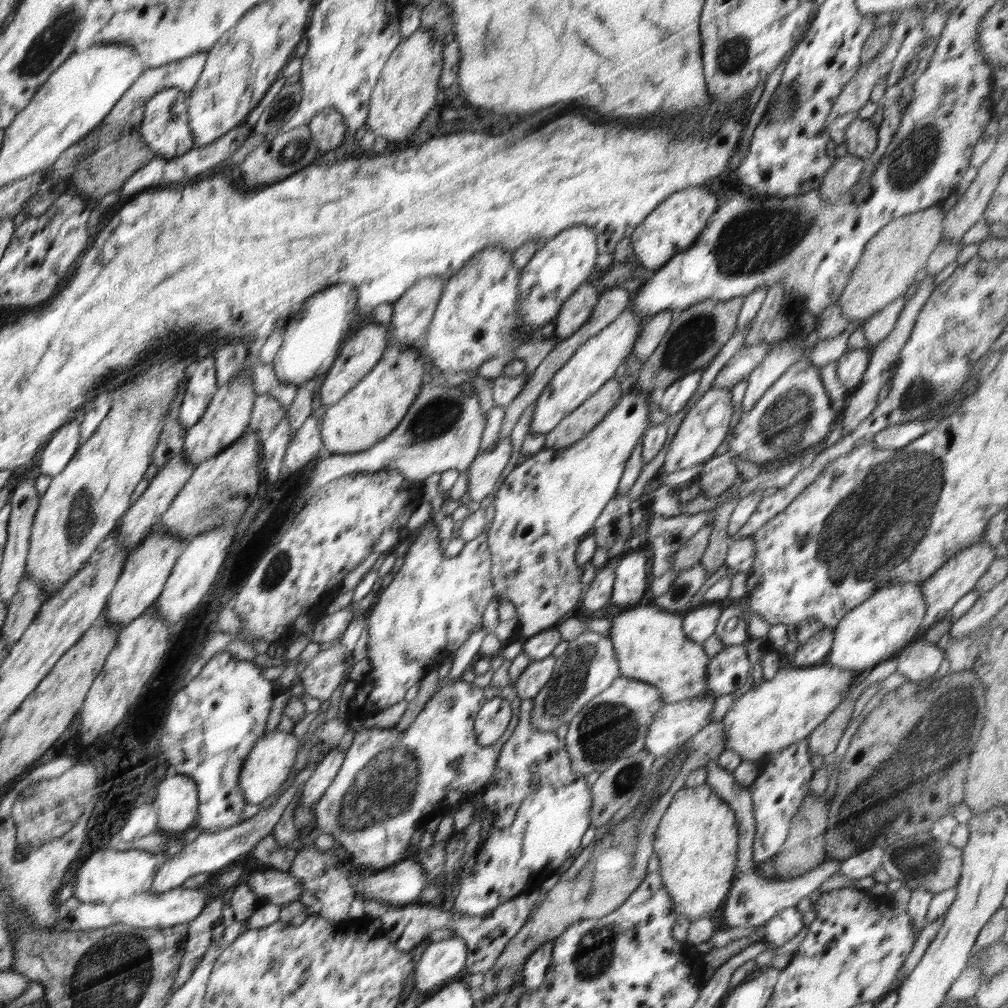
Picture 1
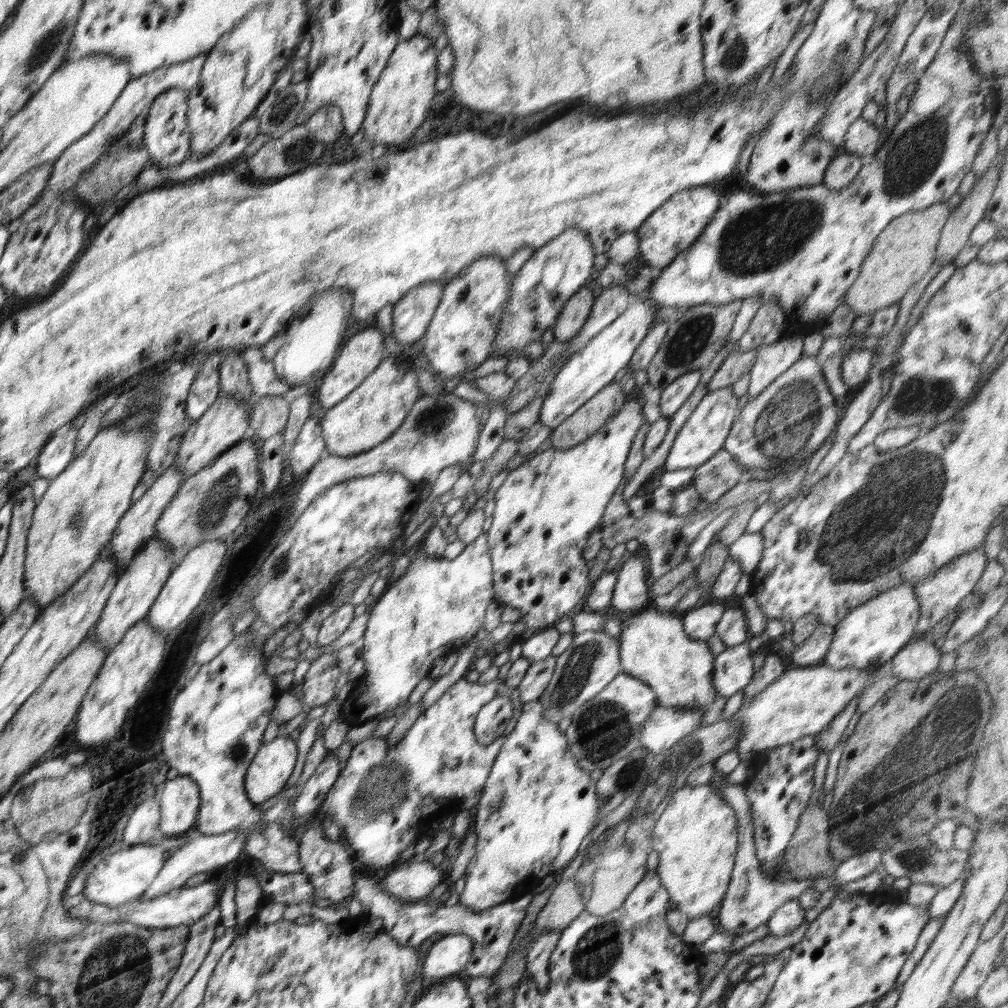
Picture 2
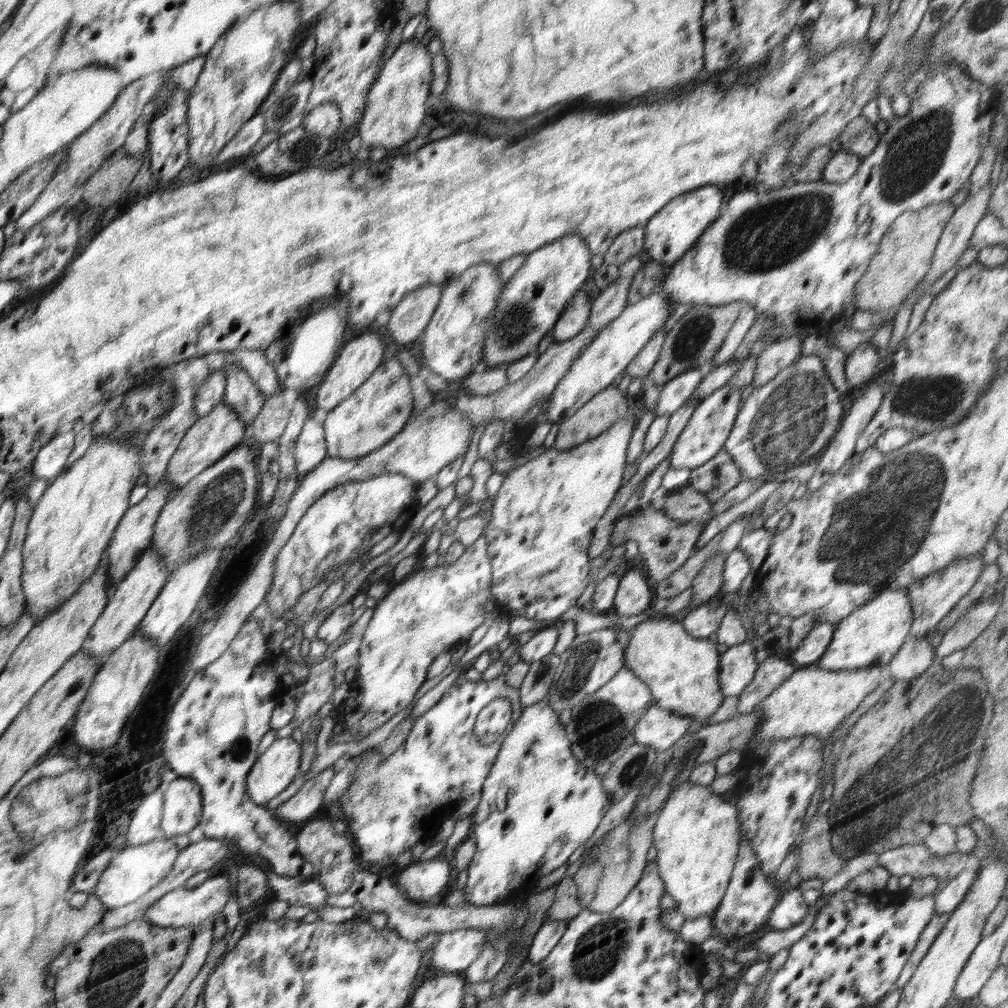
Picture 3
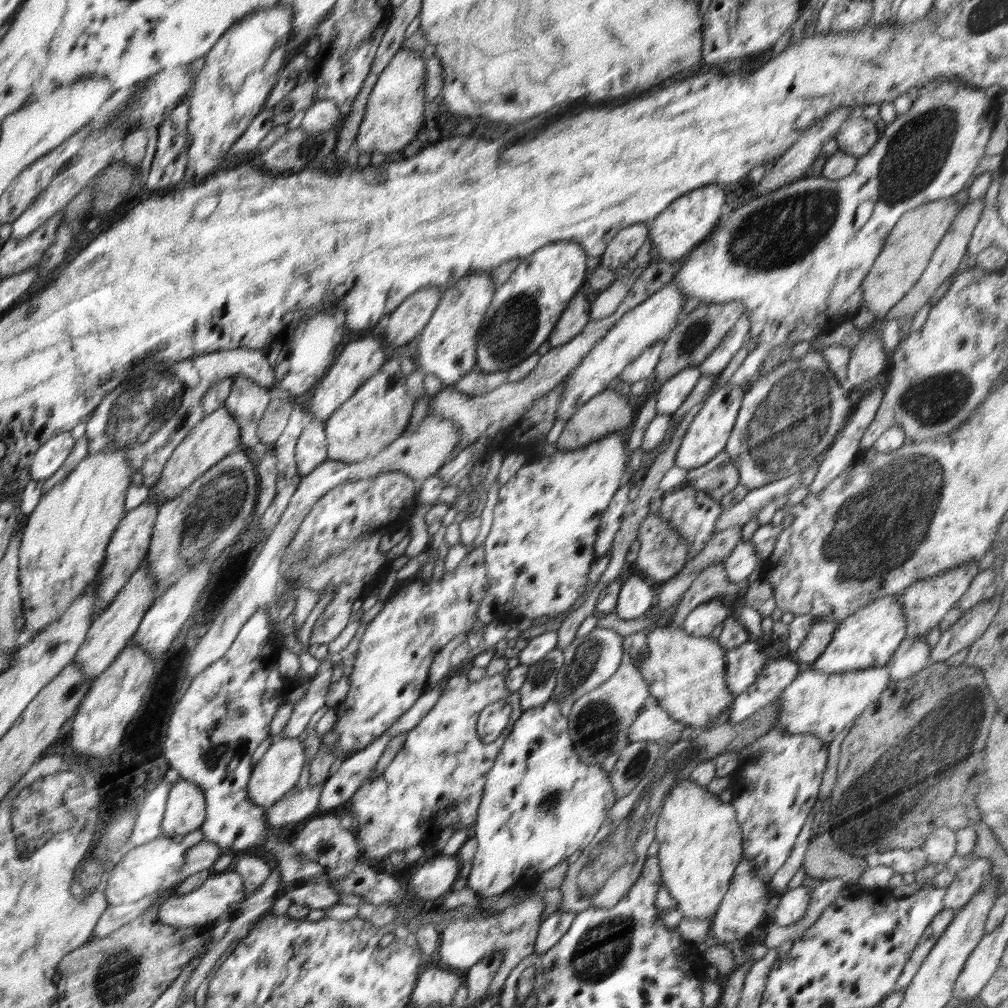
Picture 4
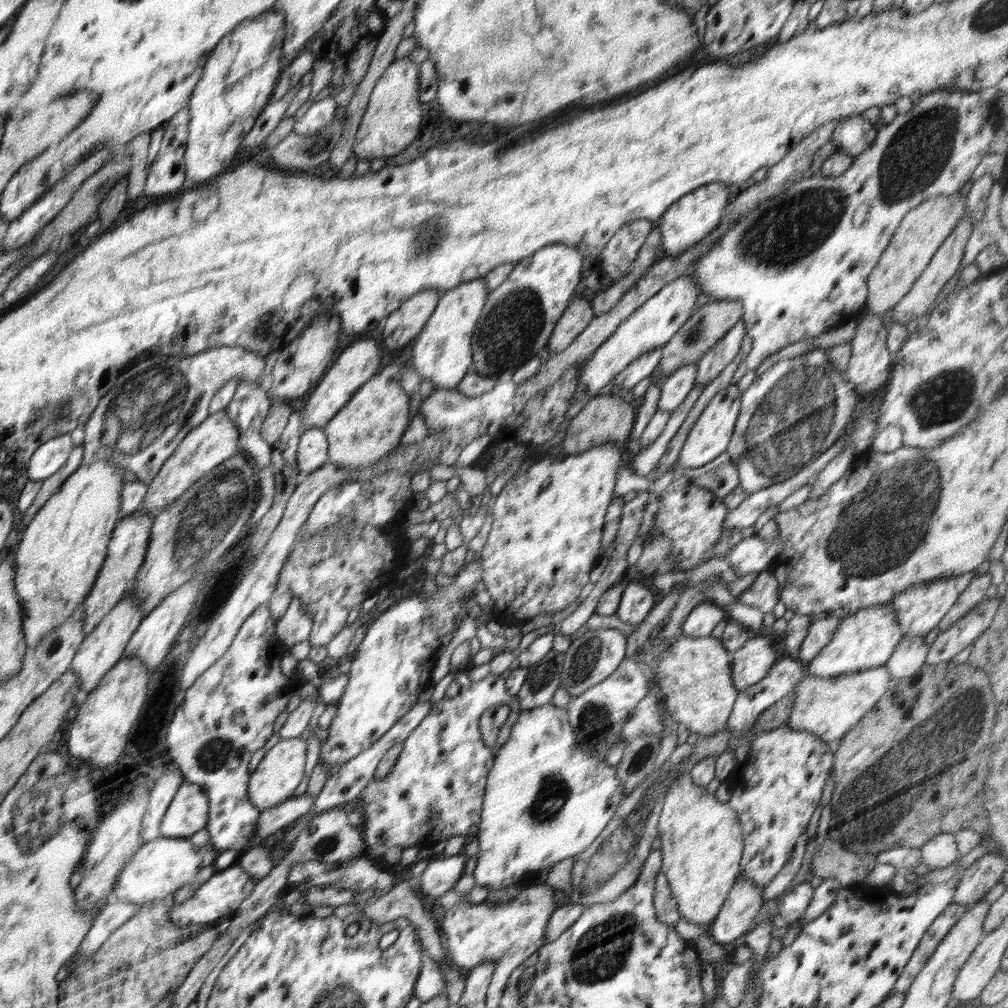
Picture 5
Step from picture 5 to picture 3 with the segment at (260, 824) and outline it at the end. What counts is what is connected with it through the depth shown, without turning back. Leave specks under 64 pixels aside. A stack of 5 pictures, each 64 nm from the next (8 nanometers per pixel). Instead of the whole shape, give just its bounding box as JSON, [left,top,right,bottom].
[273,766,336,823]

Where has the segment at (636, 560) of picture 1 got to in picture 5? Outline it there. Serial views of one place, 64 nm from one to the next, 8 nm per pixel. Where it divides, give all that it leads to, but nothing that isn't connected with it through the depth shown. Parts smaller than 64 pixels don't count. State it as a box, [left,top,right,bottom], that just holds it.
[615,575,654,625]

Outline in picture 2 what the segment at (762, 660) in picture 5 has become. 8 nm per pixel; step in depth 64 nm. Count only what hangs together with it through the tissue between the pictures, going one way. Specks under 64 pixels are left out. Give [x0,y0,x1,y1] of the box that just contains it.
[714,641,754,697]

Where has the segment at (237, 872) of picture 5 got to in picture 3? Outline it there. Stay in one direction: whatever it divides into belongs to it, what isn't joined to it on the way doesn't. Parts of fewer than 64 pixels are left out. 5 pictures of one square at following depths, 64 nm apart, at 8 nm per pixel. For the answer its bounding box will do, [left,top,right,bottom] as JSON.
[138,874,230,927]

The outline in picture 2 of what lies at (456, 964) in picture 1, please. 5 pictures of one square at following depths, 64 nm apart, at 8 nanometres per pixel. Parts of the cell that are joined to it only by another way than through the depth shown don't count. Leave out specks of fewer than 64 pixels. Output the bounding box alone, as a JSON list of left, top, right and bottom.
[420,935,473,988]

